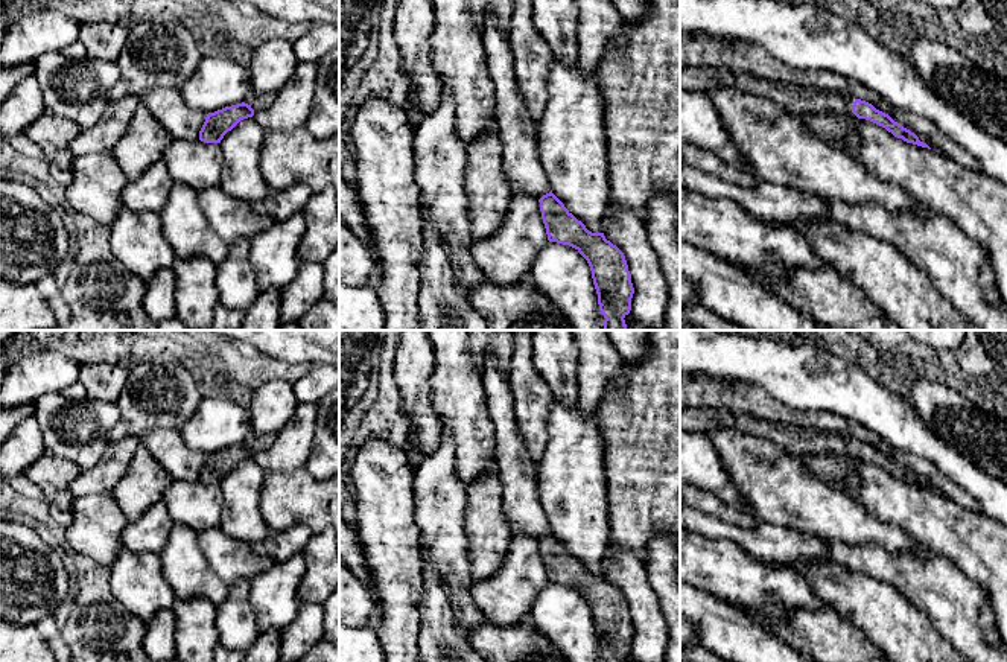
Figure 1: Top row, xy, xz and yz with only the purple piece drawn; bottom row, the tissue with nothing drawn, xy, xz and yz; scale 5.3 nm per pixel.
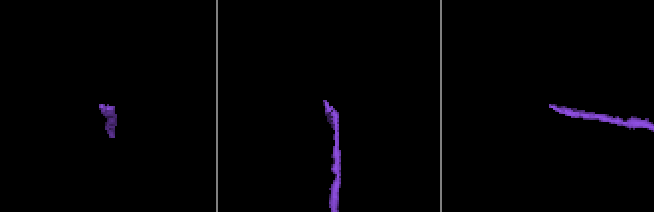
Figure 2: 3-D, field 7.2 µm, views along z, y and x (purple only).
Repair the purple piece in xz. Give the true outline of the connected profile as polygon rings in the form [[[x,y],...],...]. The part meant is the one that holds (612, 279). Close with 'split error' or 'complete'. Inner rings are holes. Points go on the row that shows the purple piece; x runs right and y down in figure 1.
[[[552,190],[538,202],[548,240],[569,245],[587,260],[605,318],[604,330],[627,330],[624,318],[631,310],[634,288],[624,253],[604,233],[589,231]]] | complete

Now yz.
[[[680,65],[680,88],[706,93],[723,87],[765,97],[799,117],[806,113],[826,114],[852,111],[858,119],[870,120],[907,143],[931,149],[926,143],[920,142],[914,132],[894,122],[888,114],[876,110],[866,100],[843,93],[758,79],[747,73],[735,75],[727,68]]] | split error

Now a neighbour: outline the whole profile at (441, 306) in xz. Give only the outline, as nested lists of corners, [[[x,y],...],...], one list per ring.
[[[426,219],[421,222],[418,275],[420,330],[487,330],[484,318],[461,292],[446,250]]]

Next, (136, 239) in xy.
[[[122,207],[108,227],[108,247],[143,282],[175,260],[175,253],[163,236],[160,213],[154,212],[134,213]]]

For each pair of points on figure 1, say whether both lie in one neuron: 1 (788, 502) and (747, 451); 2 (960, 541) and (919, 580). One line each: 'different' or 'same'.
1: same
2: different

